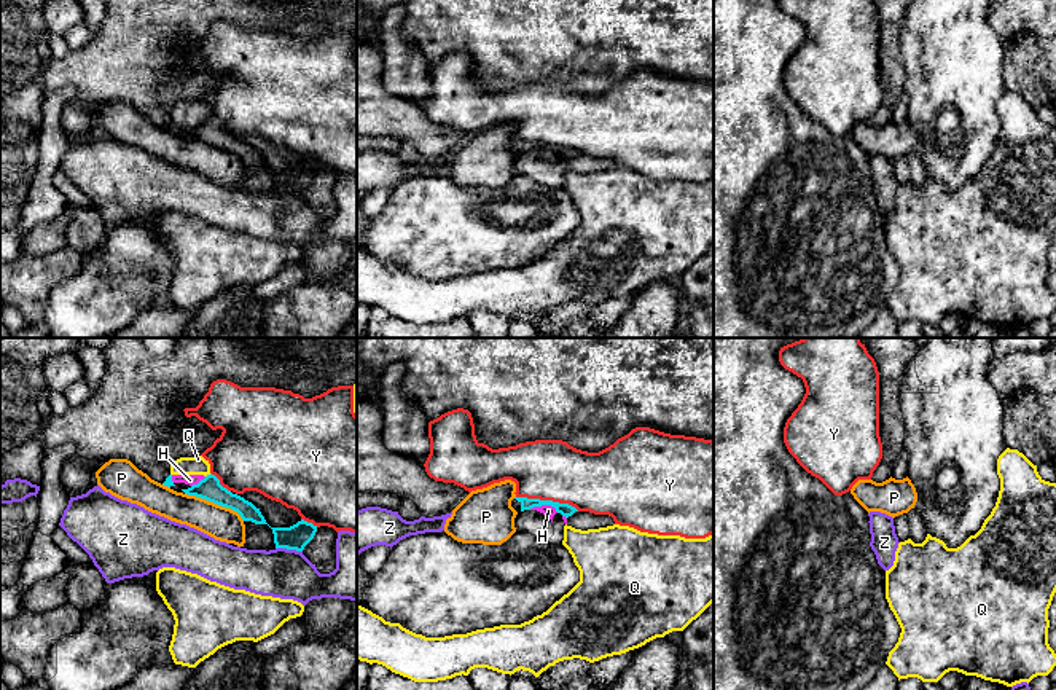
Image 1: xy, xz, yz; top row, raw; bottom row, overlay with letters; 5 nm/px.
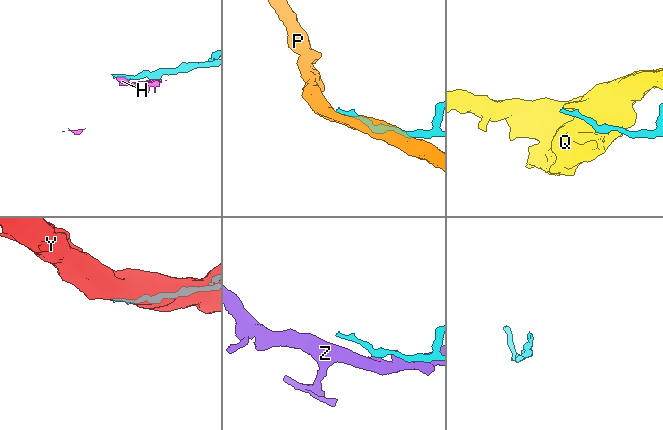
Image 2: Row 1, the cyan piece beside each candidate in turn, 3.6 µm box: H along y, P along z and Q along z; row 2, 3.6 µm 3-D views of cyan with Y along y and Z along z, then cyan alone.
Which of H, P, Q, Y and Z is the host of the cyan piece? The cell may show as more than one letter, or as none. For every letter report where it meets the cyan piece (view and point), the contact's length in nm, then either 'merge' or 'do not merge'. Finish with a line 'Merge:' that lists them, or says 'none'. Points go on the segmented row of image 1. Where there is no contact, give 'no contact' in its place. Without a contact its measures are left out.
H: contact xz (543, 504); length 150 nm; do not merge
P: contact xy (215, 502); length 340 nm; do not merge
Q: contact xy (207, 475); length 40 nm; do not merge
Y: contact xz (548, 501); length 320 nm; do not merge
Z: contact xy (289, 548); length 140 nm; do not merge
Merge: none

